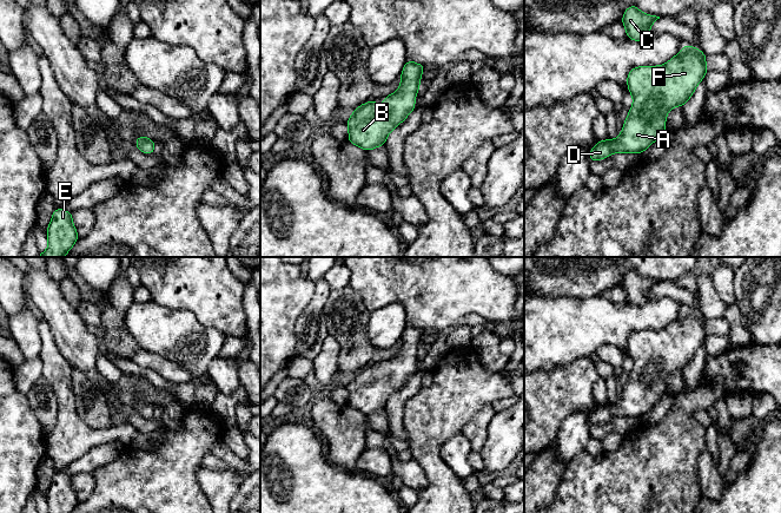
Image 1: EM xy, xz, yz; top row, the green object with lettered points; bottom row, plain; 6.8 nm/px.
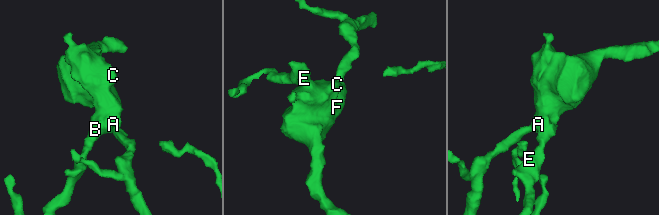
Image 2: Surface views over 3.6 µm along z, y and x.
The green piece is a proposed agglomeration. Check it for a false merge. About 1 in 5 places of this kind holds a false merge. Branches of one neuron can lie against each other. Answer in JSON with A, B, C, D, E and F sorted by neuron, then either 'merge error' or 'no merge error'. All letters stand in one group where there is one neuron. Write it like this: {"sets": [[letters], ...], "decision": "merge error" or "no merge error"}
{"sets": [["A", "B", "C", "D", "E", "F"]], "decision": "no merge error"}

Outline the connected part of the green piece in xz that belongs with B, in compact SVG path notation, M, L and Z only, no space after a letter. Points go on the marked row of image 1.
M408 60L397 92L386 96L382 106L372 100L353 111L346 121L348 140L365 151L385 145L389 133L415 110L416 93L421 88L419 79L424 70L424 65Z

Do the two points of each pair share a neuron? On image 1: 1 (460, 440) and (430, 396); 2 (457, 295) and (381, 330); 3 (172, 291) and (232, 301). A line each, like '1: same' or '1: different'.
1: different
2: different
3: same

